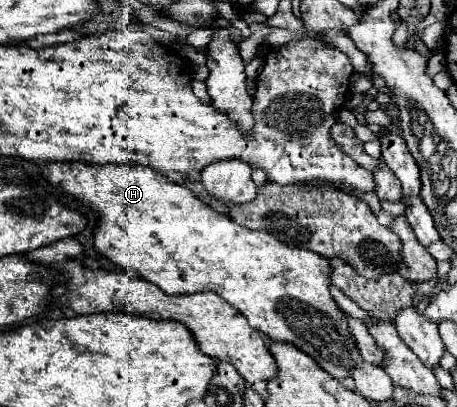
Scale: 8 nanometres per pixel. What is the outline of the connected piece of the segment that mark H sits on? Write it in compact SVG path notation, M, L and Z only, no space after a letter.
M43 164L43 174L53 186L99 212L101 218L95 228L95 246L103 256L139 272L141 278L157 284L163 292L171 296L203 290L217 292L263 336L297 346L337 380L349 378L363 360L357 342L349 332L347 316L331 296L333 268L325 256L303 248L289 248L269 232L243 228L225 214L203 204L189 188L171 182L159 172L151 172L151 168L131 168L127 164L105 164L103 168L87 164Z

